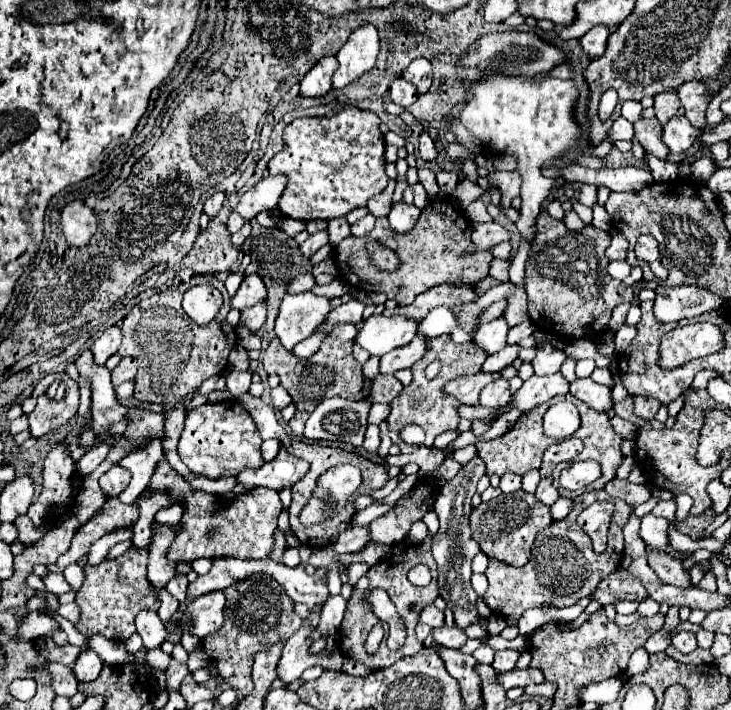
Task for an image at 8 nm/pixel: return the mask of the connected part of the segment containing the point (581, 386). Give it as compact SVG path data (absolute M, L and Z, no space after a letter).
M592 377L586 379L576 379L570 383L570 393L584 403L588 403L596 411L606 411L612 407L612 397L610 397L610 387L594 383Z

